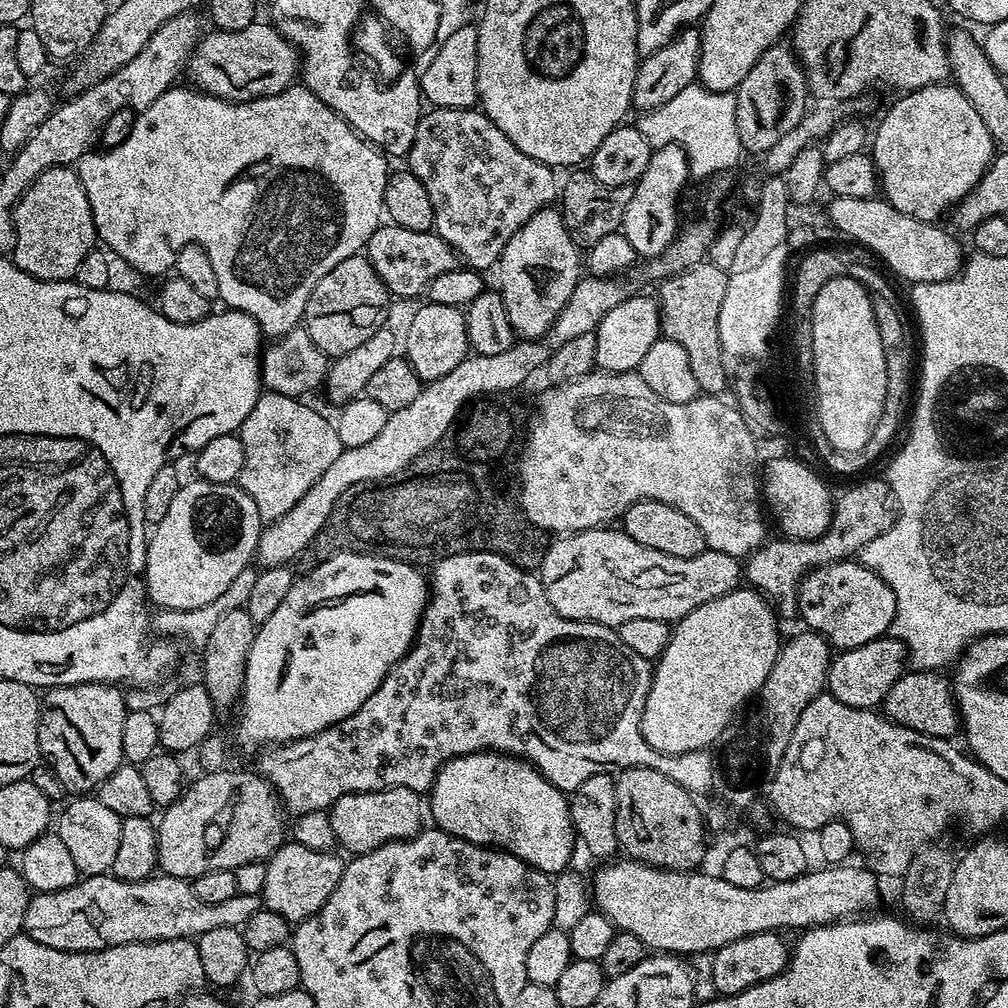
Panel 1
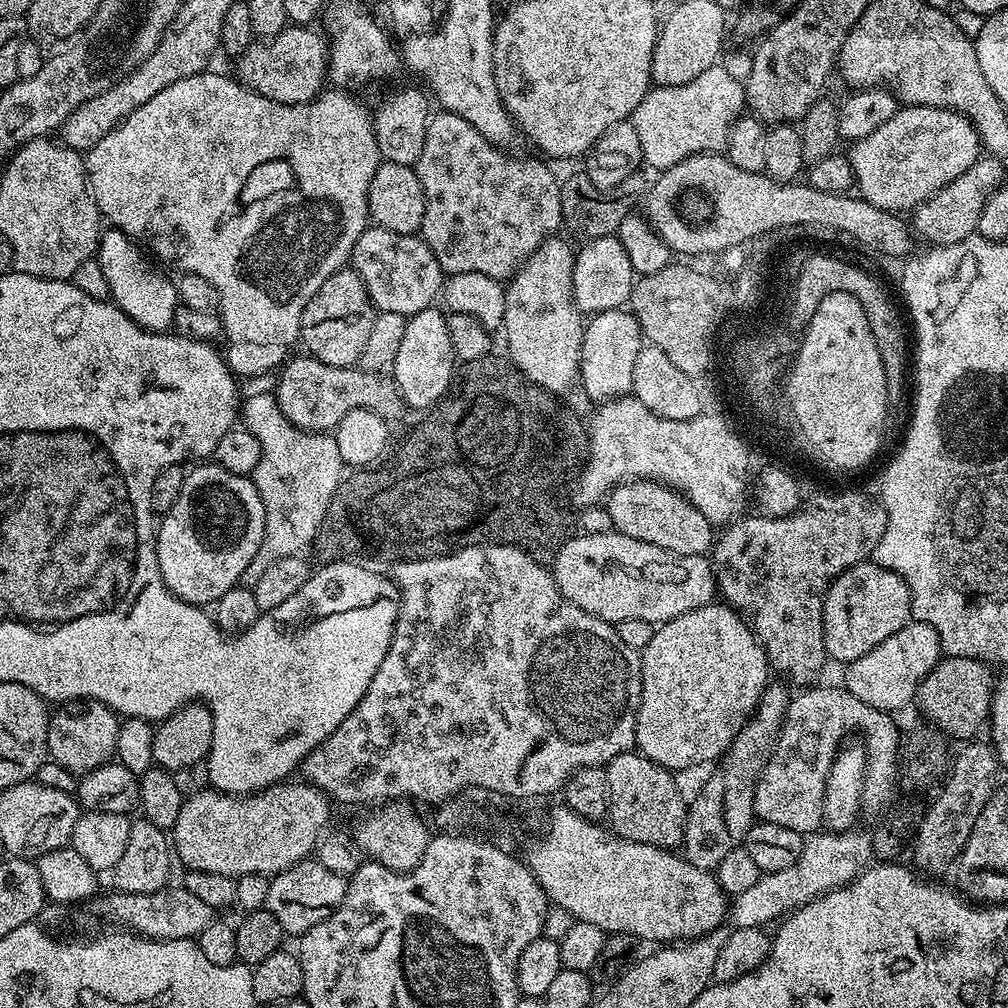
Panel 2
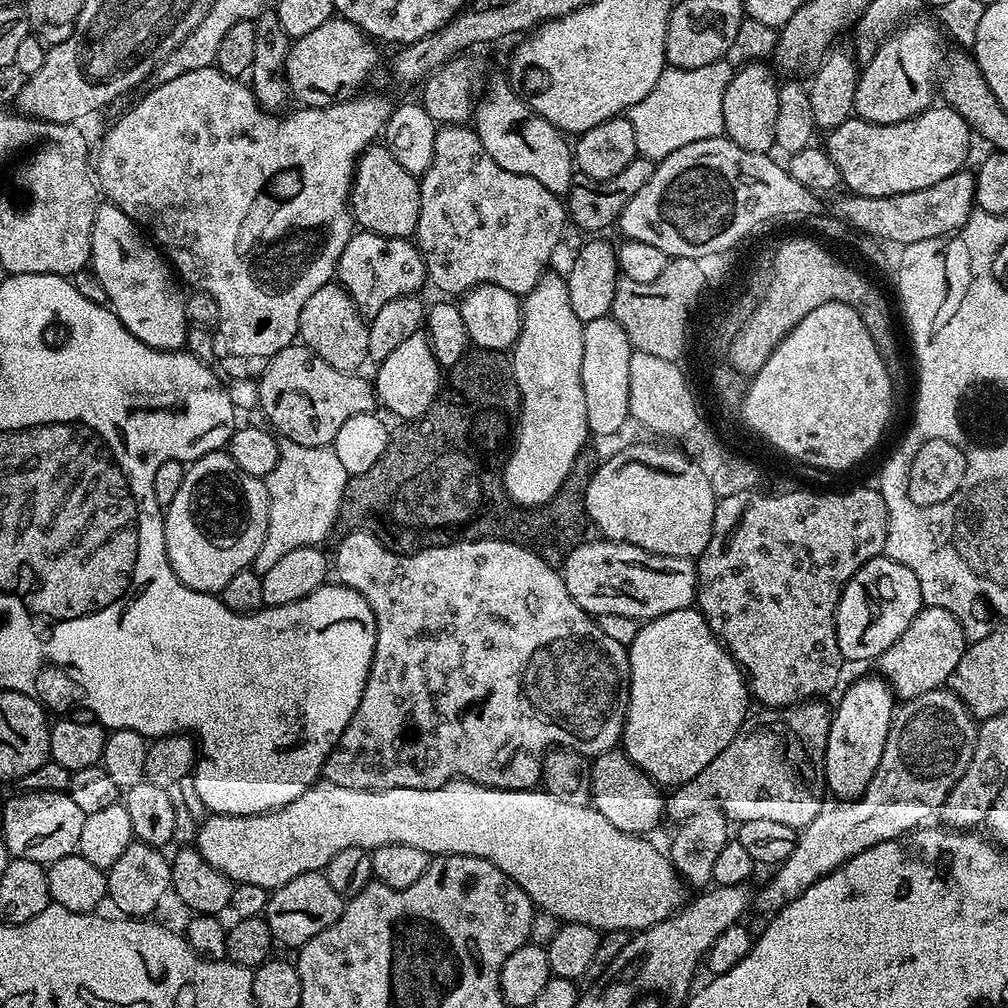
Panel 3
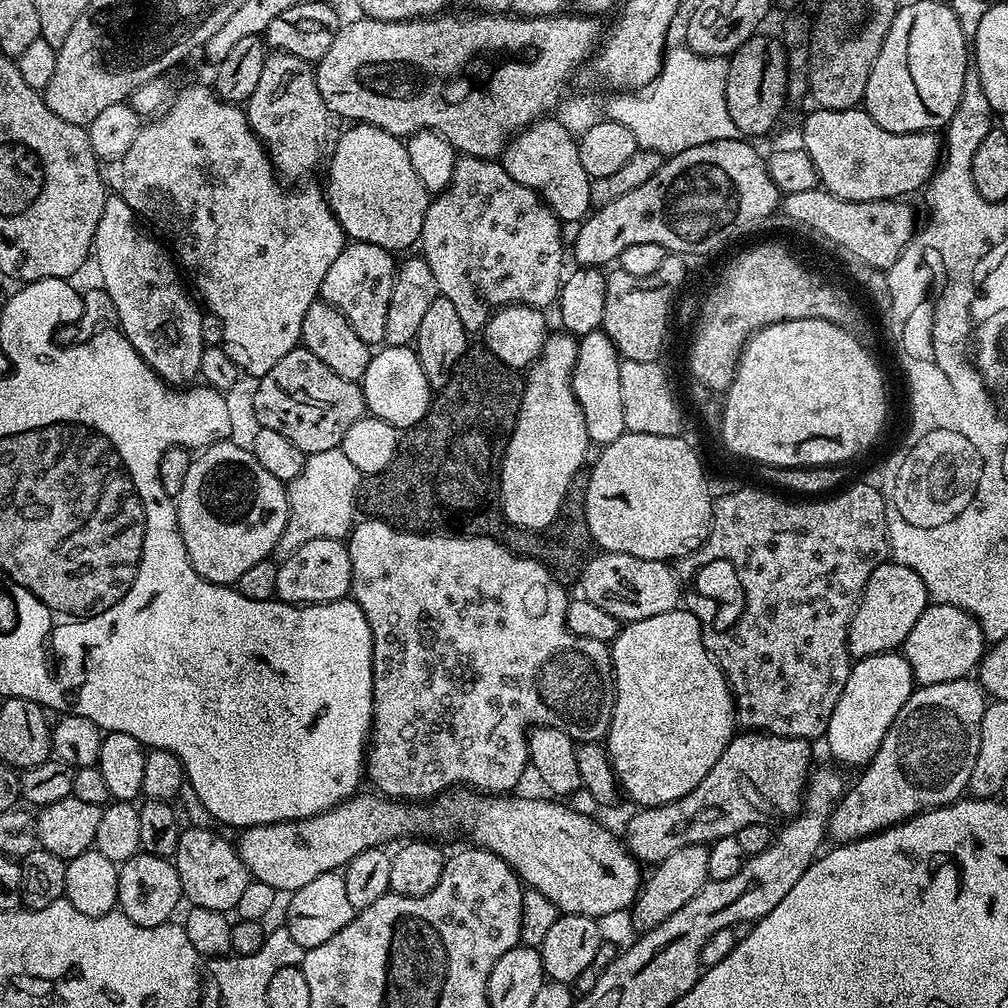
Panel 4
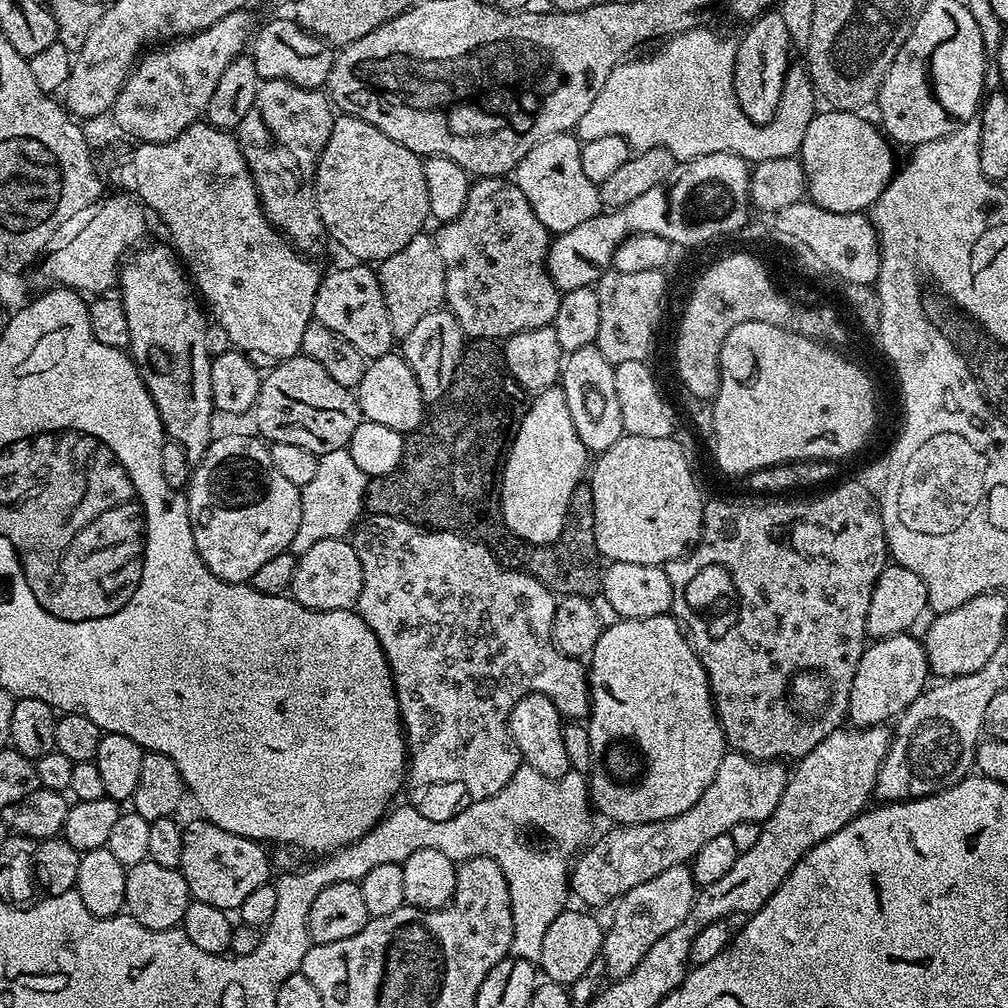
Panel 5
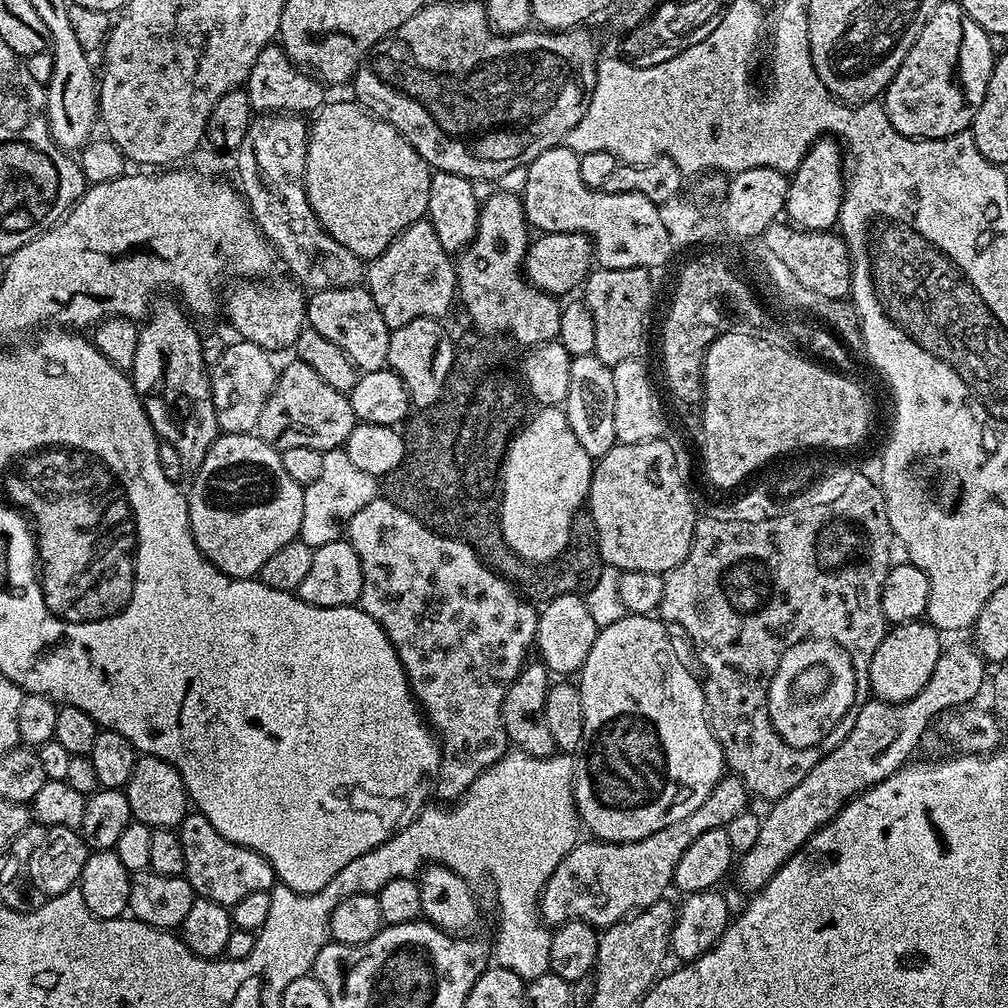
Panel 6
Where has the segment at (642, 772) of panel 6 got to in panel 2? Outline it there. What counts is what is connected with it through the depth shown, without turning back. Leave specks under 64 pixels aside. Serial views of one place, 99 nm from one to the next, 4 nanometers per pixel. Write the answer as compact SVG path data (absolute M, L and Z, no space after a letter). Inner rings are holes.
M713 602L698 610L690 610L678 618L667 620L666 623L659 625L653 631L650 642L642 650L640 665L642 666L642 690L640 692L640 709L636 715L636 748L640 755L650 758L655 764L661 764L663 768L669 770L696 768L699 764L709 763L708 765L711 765L713 762L719 761L731 746L736 735L742 730L742 726L753 719L764 689L770 683L768 656L764 652L764 647L758 643L755 634L748 627L748 621L735 608L730 608L723 602Z

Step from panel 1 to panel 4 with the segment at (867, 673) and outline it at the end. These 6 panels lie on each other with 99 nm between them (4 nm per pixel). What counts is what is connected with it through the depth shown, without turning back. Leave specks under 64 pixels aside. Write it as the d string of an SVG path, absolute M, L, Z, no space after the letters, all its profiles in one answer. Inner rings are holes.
M929 603L928 609L914 622L914 630L905 638L902 654L917 685L963 680L977 667L986 651L986 632L969 612L958 606Z

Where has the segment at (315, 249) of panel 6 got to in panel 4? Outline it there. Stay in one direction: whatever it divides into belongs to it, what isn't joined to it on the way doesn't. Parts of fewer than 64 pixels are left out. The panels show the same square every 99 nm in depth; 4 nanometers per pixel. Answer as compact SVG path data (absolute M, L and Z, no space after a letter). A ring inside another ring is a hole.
M269 51L262 62L262 78L258 78L254 94L246 101L246 115L252 132L267 150L272 167L285 181L302 179L319 162L328 136L330 113L318 94L309 61Z

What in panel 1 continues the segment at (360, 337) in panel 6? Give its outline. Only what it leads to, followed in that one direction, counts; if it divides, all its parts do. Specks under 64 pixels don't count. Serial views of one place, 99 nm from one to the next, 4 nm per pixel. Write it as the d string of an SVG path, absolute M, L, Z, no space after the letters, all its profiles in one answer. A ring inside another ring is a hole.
M391 222L381 223L380 227L374 230L374 234L370 234L366 255L378 278L382 278L393 297L416 296L419 292L421 295L427 289L429 281L438 274L455 272L458 268L456 252L441 236L437 236L435 231L406 230Z

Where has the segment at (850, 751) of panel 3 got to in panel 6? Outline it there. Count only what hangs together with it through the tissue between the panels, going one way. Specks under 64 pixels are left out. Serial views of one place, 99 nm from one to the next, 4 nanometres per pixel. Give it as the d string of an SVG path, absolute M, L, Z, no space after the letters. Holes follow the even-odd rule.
M923 619L889 627L870 662L868 687L871 695L875 699L897 704L919 694L922 686L930 682L930 674L934 674L934 662L938 662L942 651L940 639L941 633Z

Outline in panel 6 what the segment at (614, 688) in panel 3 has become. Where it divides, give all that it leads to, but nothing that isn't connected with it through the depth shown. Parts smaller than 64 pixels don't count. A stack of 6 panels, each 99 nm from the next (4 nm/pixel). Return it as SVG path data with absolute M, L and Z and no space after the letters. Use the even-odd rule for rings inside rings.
M377 498L371 500L366 506L362 506L354 518L350 518L346 529L346 539L354 546L354 550L360 559L362 566L362 594L358 604L363 608L378 626L390 638L402 666L406 670L408 685L412 687L412 695L416 697L419 707L422 709L427 723L434 729L440 741L440 775L434 785L435 791L440 792L441 801L455 802L468 791L469 786L488 771L490 766L494 766L509 751L508 736L504 732L504 723L500 707L504 701L504 695L509 686L516 680L516 675L524 669L526 661L529 659L528 651L533 651L536 642L536 627L540 621L538 608L535 603L529 602L520 595L513 585L509 584L503 576L499 576L492 569L488 568L480 561L480 555L468 544L460 540L452 540L448 536L439 536L436 532L431 532L422 522L418 522L406 510L402 510L393 500L387 498Z

